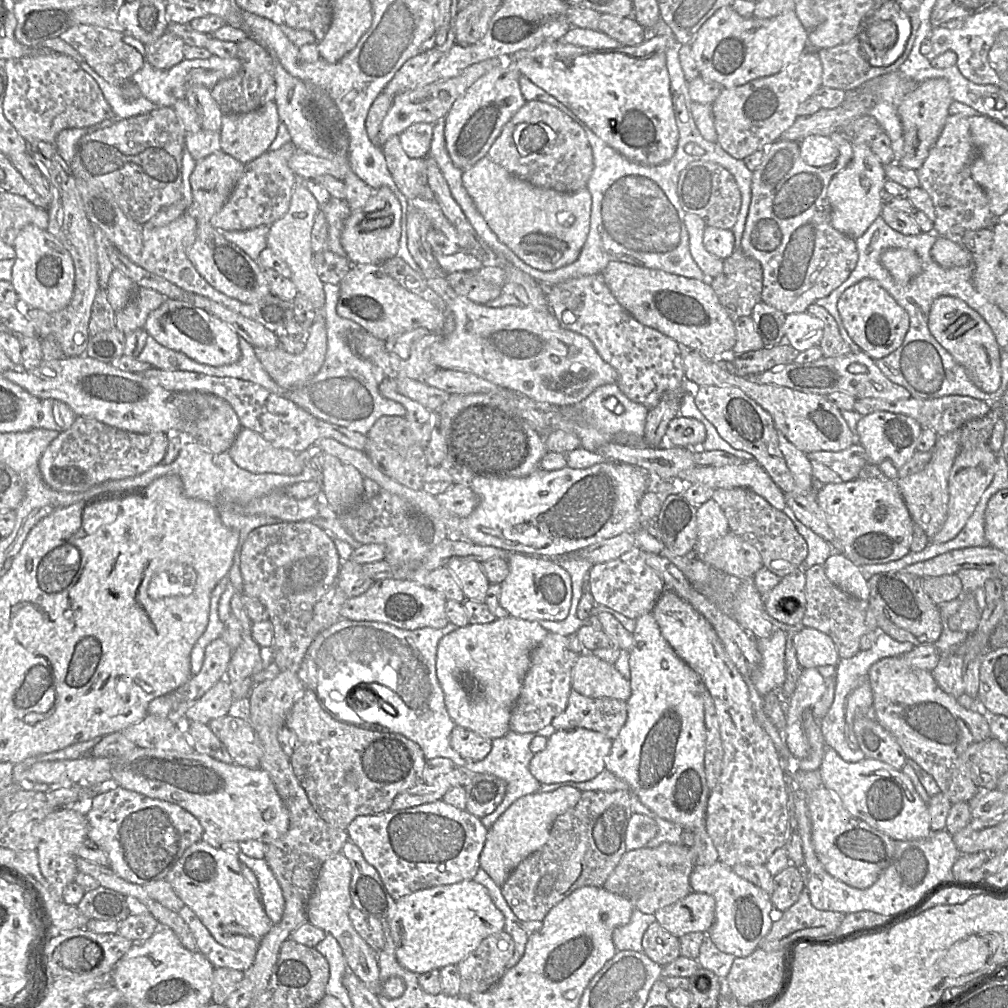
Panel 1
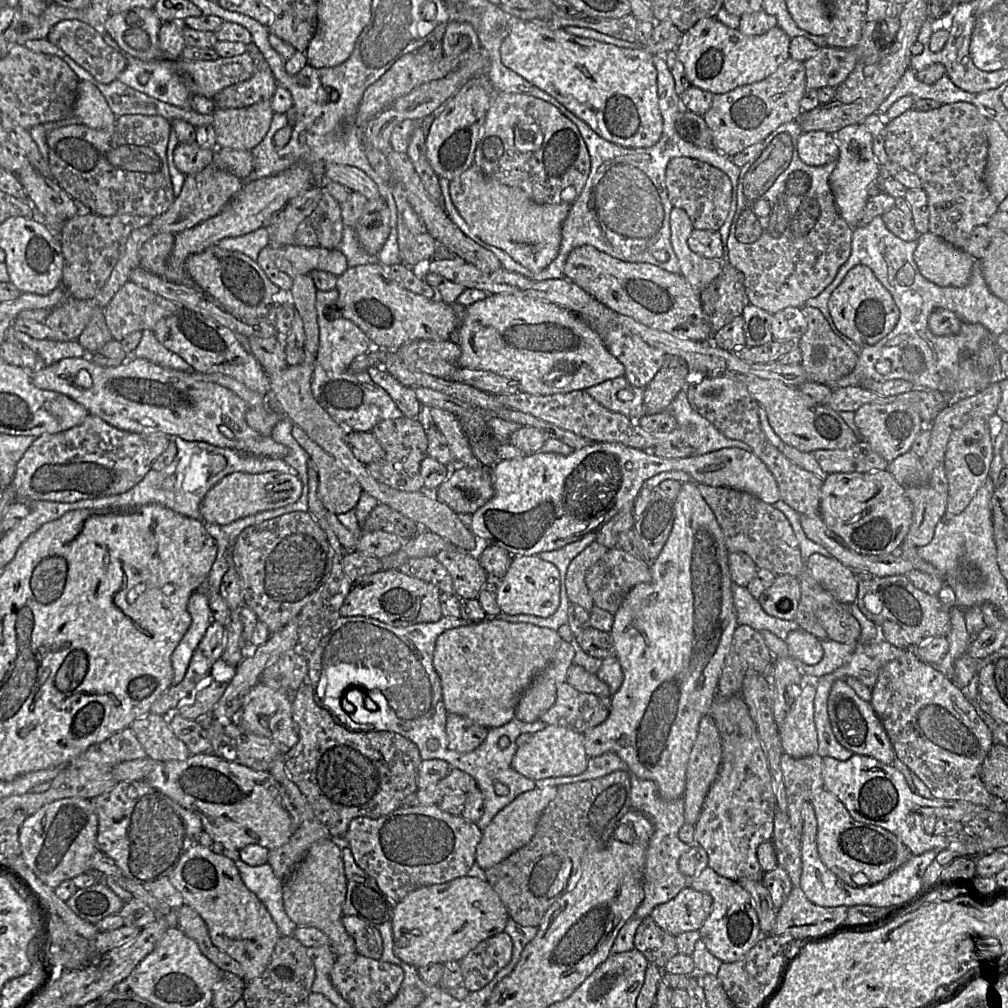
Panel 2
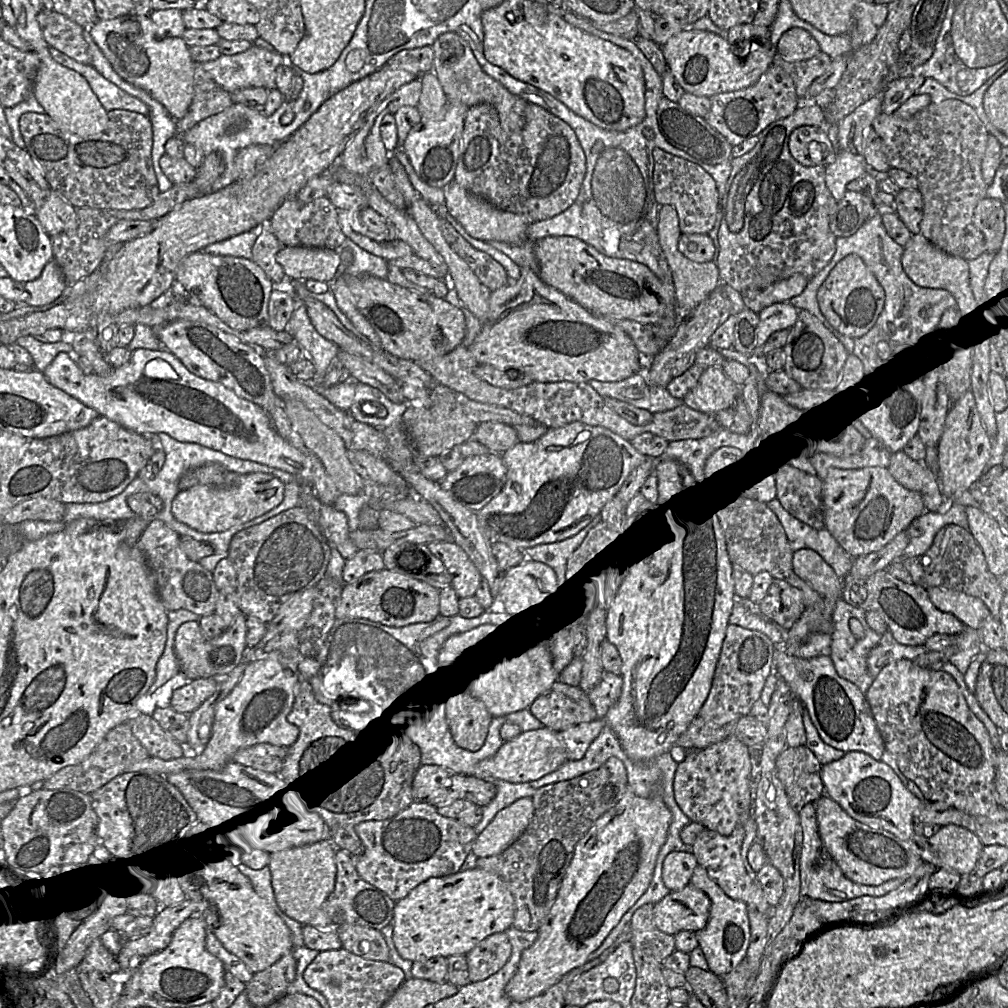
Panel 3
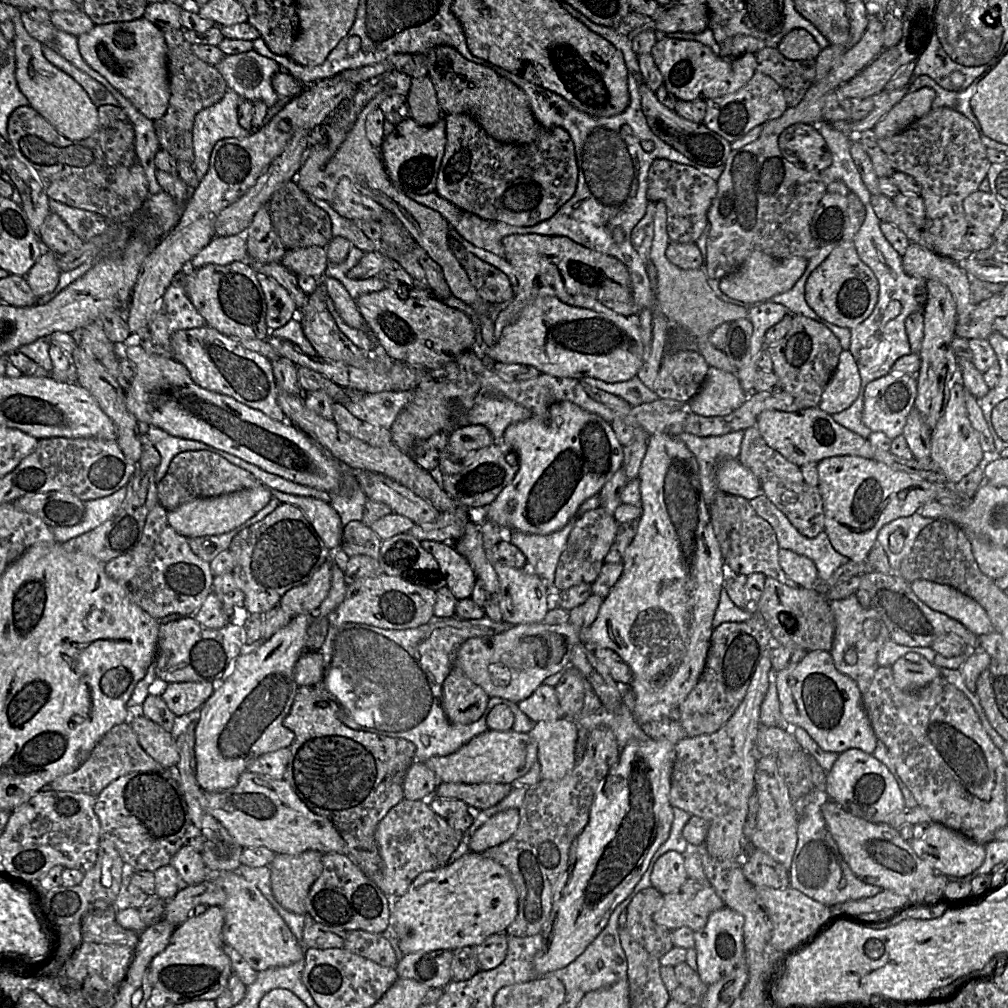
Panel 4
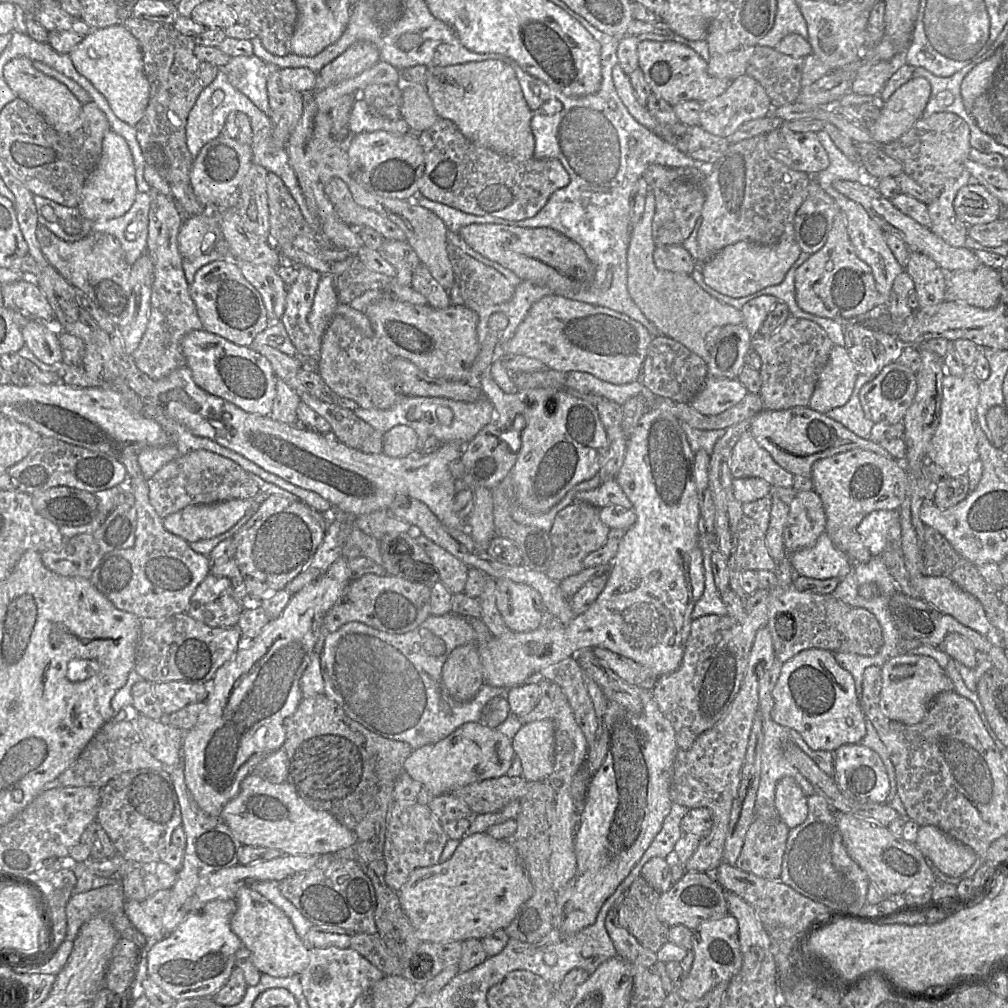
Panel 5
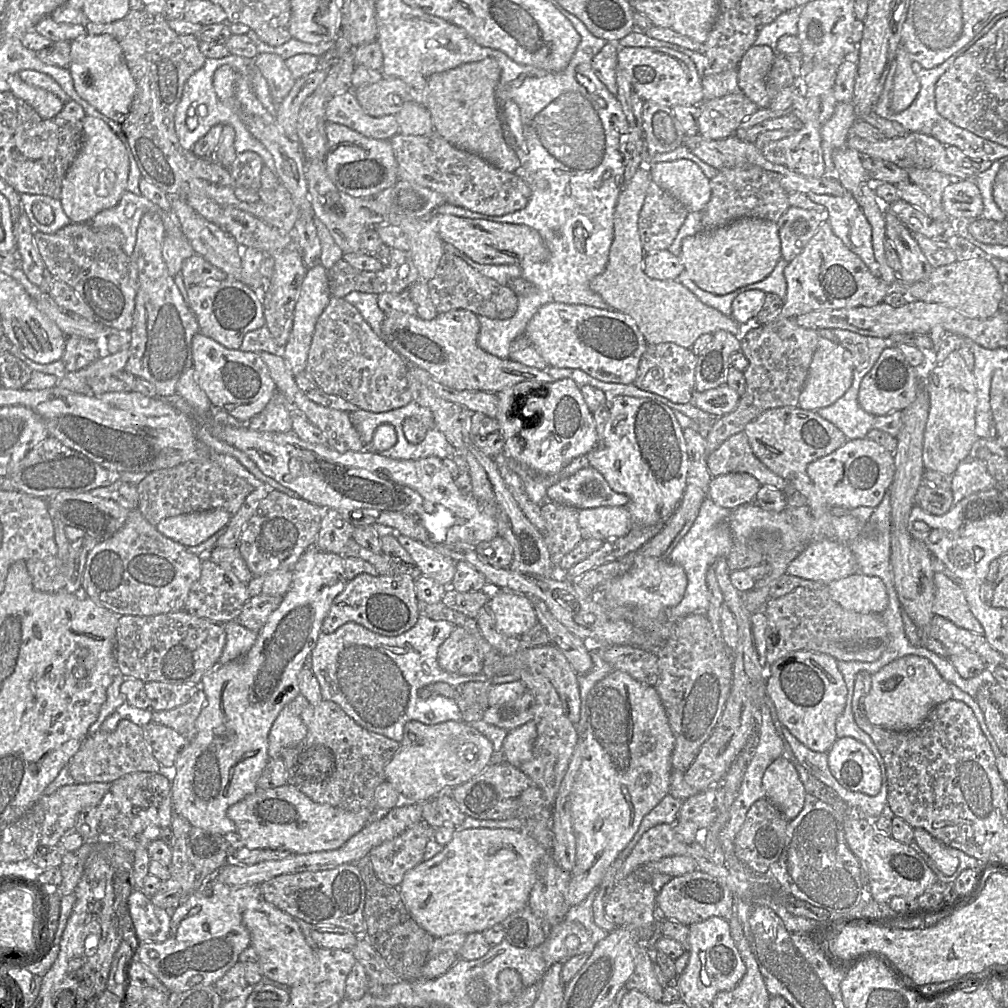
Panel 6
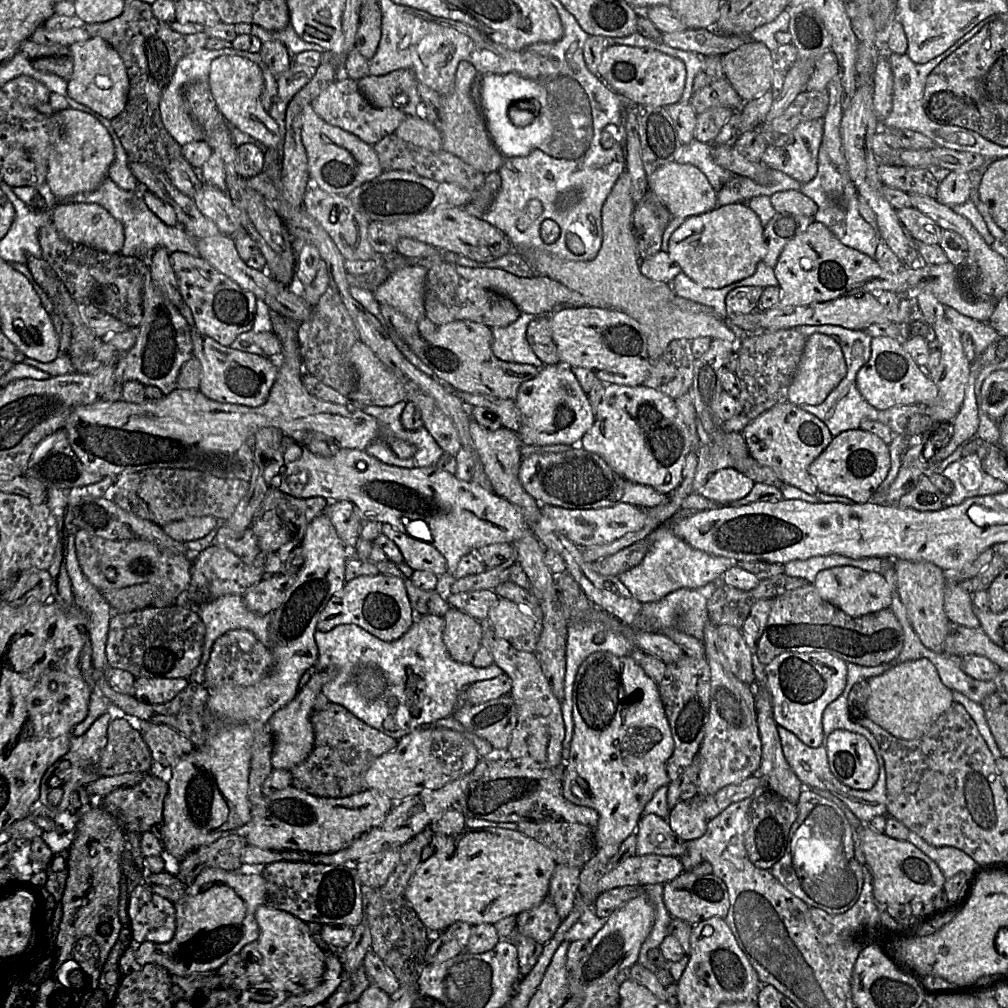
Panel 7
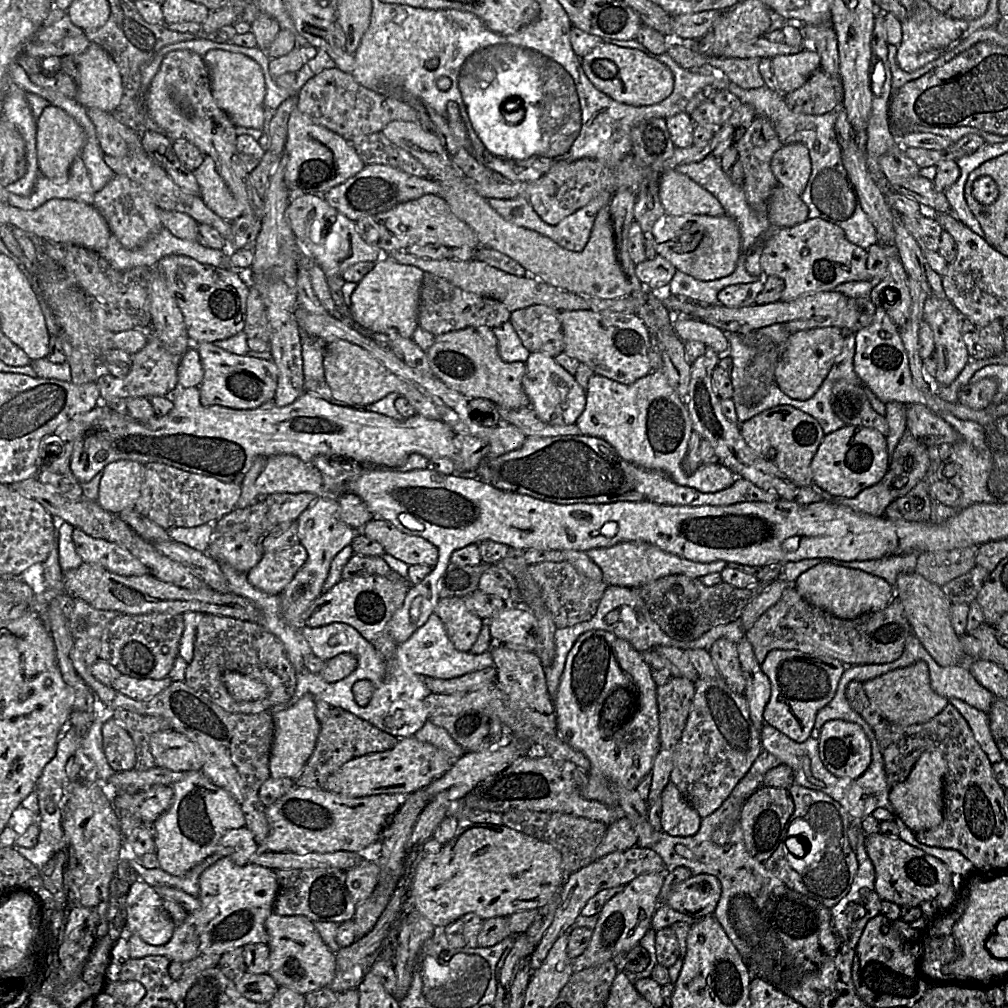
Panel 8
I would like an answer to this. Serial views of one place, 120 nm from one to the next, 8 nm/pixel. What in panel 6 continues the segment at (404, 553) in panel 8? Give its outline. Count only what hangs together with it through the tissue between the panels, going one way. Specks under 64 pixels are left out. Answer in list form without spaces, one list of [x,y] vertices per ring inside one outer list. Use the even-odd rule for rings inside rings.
[[[394,532],[399,544],[409,553],[422,575],[431,577],[449,587],[456,571],[452,558],[408,536]]]

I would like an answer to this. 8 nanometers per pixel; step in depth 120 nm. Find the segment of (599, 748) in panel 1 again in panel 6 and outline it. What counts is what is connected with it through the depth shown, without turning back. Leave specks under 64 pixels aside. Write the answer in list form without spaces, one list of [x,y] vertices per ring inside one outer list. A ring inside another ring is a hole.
[[[410,721],[404,729],[400,748],[385,766],[385,782],[391,783],[400,793],[402,802],[424,803],[441,793],[448,793],[480,774],[492,763],[494,755],[492,742],[477,729],[463,721],[446,721],[435,725],[426,725]]]

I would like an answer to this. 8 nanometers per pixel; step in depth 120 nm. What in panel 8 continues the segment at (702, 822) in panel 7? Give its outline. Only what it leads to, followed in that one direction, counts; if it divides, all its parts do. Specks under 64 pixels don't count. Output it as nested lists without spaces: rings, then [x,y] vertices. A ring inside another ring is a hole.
[[[669,782],[661,793],[661,828],[672,836],[692,836],[700,828],[702,818]]]

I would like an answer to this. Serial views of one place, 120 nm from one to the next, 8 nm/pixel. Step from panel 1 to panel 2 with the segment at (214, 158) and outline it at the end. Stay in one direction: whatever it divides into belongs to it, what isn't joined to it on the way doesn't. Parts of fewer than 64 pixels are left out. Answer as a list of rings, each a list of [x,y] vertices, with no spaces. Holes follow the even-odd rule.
[[[210,163],[201,171],[186,176],[181,193],[168,210],[150,221],[150,225],[155,234],[177,234],[190,229],[220,213],[242,186],[243,182],[237,176]]]

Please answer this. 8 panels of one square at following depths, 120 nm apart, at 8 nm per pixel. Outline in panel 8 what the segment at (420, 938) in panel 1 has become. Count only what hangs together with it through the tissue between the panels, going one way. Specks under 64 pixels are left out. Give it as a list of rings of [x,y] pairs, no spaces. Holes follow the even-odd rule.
[[[458,820],[454,837],[443,844],[437,855],[426,857],[416,865],[408,904],[435,928],[444,929],[467,913],[475,913],[486,920],[540,909],[560,890],[565,878],[561,868],[561,854],[552,845],[503,825]]]

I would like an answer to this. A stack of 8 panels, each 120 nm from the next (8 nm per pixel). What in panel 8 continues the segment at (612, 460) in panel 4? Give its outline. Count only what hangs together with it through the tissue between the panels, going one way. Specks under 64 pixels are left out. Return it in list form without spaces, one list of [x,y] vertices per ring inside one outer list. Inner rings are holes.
[[[542,352],[530,353],[525,366],[522,386],[537,417],[550,425],[575,424],[585,408],[586,394],[574,376],[561,367],[554,358]]]

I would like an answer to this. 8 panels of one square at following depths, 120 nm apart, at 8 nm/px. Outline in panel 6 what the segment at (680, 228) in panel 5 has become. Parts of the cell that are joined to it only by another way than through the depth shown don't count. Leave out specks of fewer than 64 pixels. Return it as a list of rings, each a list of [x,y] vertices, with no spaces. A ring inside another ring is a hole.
[[[651,180],[638,220],[646,254],[668,250],[688,214],[682,202]]]

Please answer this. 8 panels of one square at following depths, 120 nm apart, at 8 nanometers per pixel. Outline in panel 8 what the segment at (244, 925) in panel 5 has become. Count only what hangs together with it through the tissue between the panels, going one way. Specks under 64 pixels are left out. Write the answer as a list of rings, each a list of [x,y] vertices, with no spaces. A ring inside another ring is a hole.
[[[272,912],[265,920],[269,936],[269,974],[278,984],[306,995],[329,987],[335,976],[336,954],[324,943],[313,922],[305,916],[281,916]]]

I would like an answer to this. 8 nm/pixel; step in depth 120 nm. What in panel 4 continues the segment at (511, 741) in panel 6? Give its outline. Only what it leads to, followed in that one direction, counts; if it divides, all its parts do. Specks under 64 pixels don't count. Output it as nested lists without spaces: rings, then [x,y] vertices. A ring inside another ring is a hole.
[[[564,717],[534,724],[528,734],[537,744],[541,780],[561,779],[573,768],[579,730],[575,719]]]

